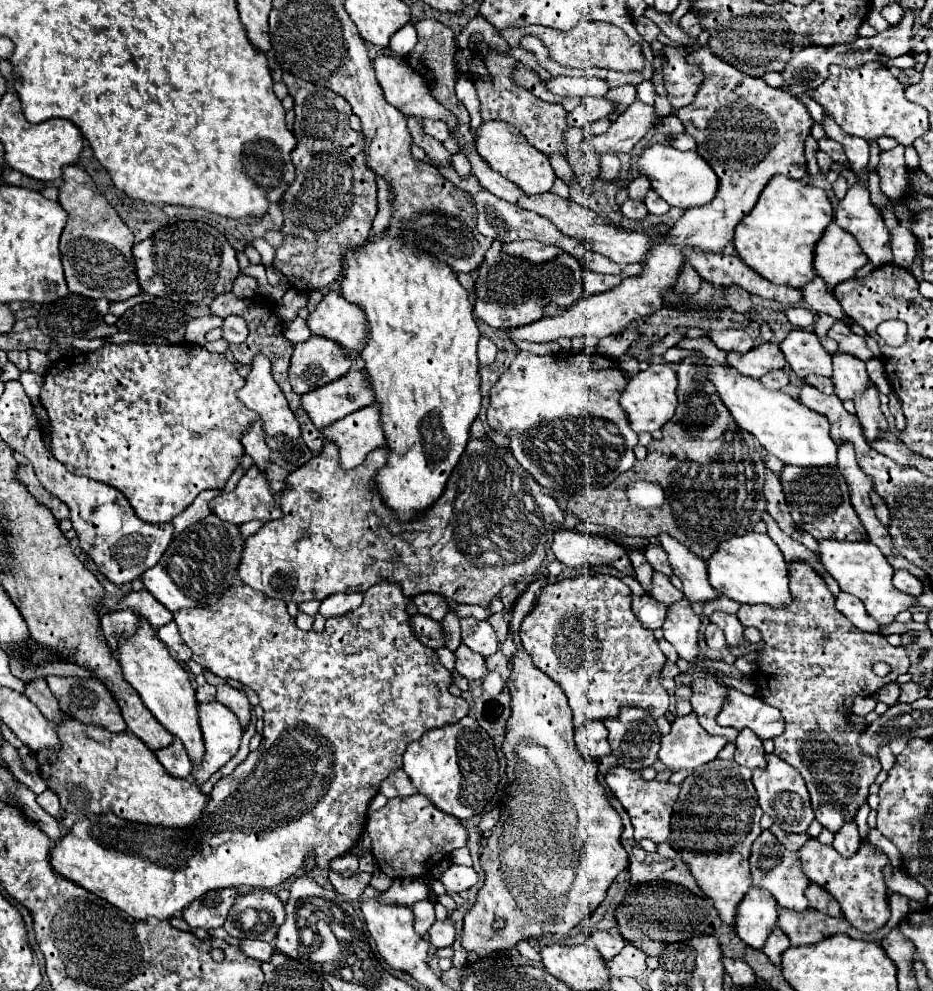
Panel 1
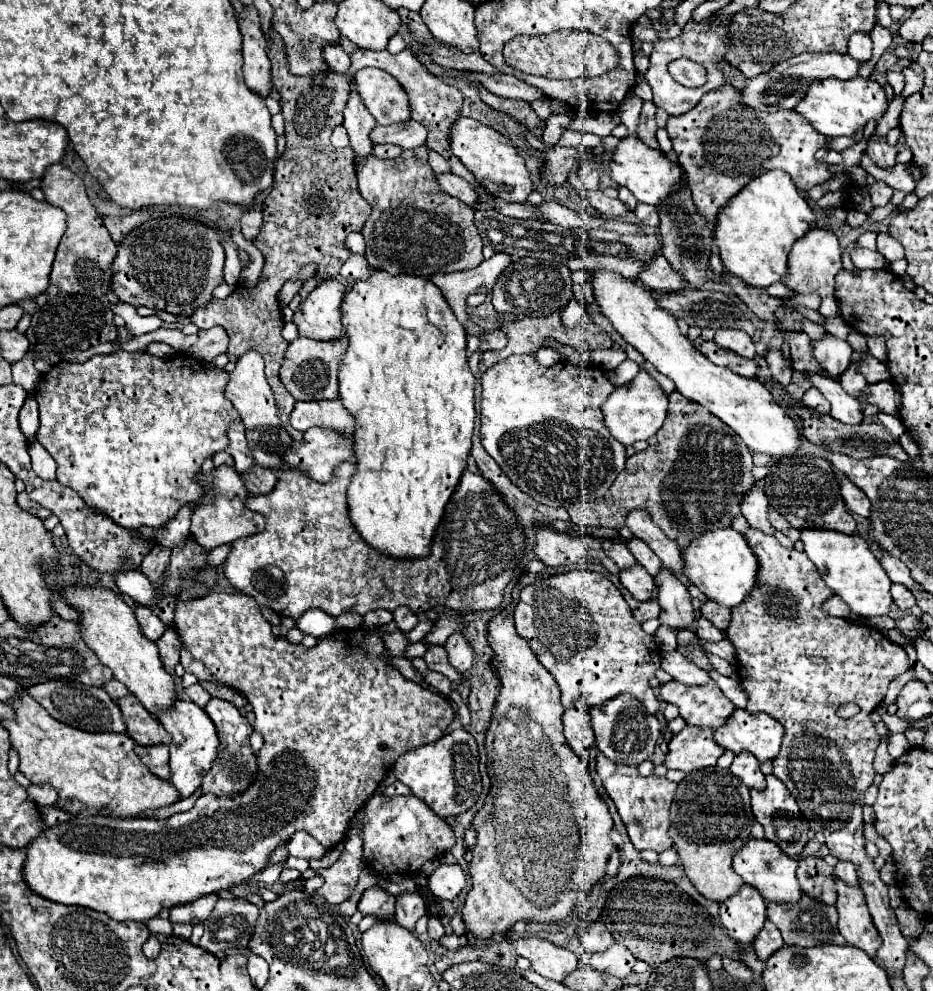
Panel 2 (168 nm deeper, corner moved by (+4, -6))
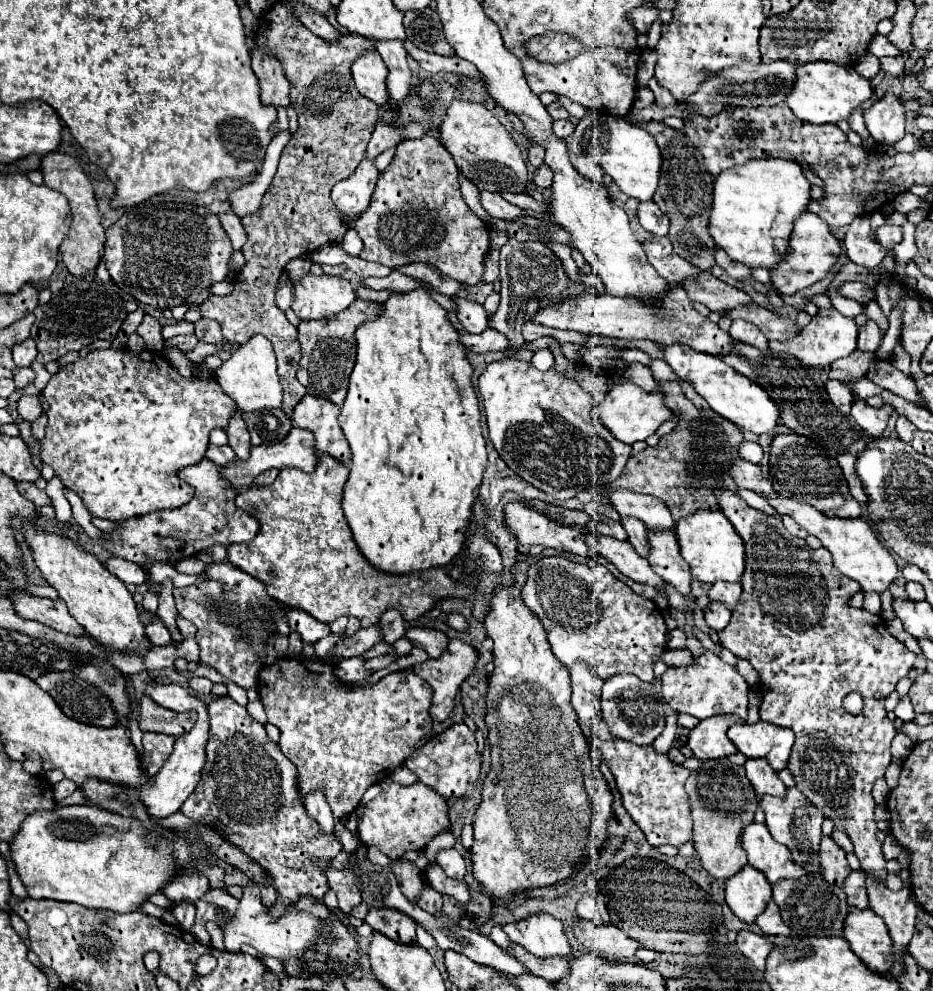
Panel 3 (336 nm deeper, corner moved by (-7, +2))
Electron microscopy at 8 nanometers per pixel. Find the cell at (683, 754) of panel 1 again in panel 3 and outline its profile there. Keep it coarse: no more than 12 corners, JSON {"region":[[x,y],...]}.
{"region":[[719,715],[691,729],[687,747],[707,761],[737,753],[727,729],[741,719]]}

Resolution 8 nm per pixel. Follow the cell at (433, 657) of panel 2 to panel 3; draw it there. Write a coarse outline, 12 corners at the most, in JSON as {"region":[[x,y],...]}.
{"region":[[409,627],[405,637],[429,657],[439,657],[449,639],[435,629]]}

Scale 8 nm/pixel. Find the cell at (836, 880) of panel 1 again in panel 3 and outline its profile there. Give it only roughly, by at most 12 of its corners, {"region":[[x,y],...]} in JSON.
{"region":[[851,909],[843,937],[851,951],[887,975],[893,945],[871,909]]}

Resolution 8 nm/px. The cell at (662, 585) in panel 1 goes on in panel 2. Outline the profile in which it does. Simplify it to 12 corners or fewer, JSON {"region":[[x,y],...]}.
{"region":[[640,565],[620,571],[638,601],[650,601],[654,577]]}

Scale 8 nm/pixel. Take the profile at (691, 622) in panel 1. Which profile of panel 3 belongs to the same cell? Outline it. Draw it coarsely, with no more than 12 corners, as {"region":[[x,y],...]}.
{"region":[[649,529],[653,571],[689,595],[691,571],[673,531]]}

